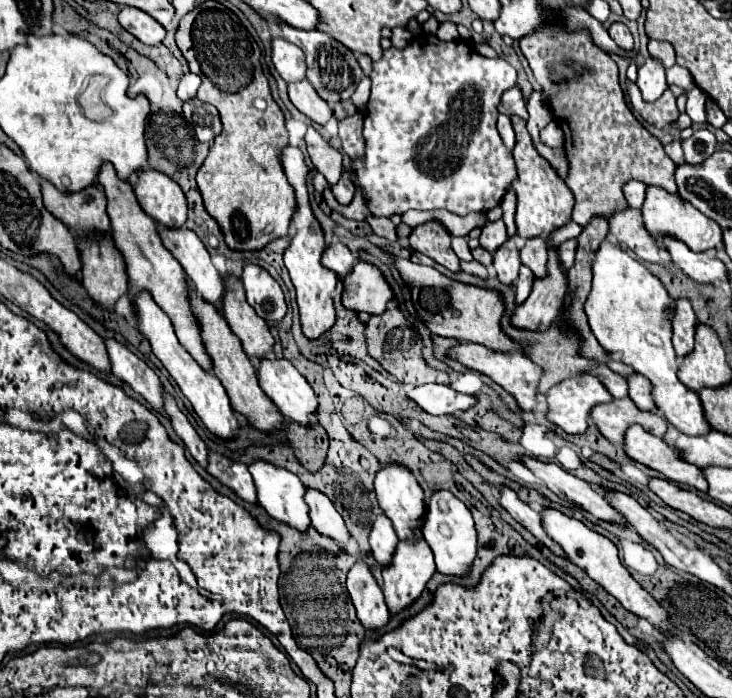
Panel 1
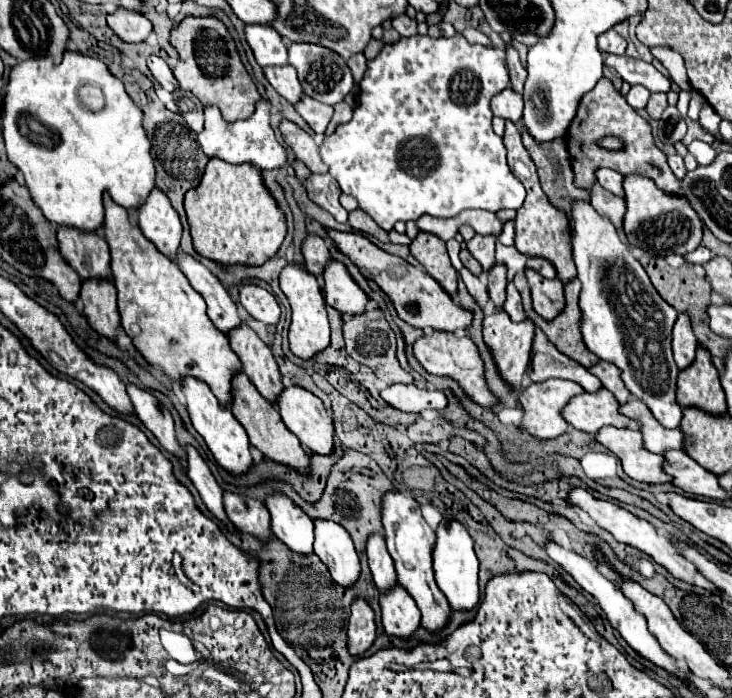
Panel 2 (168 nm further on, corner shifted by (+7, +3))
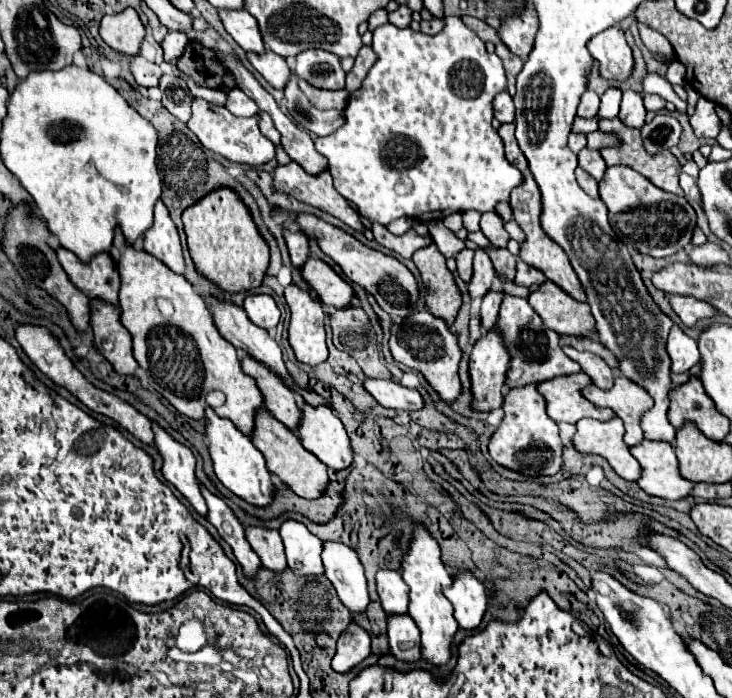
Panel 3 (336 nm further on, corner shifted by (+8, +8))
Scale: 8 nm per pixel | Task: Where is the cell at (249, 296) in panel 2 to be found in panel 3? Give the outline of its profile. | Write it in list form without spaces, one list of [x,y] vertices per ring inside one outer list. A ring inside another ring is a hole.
[[[250,294],[244,298],[244,310],[252,322],[264,330],[276,328],[280,320],[280,310],[272,296],[268,294]]]

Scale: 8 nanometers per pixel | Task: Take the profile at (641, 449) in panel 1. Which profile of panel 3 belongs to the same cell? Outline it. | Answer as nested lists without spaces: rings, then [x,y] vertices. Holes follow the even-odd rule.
[[[582,418],[576,424],[574,446],[580,452],[592,452],[604,456],[610,466],[618,472],[618,476],[626,480],[638,480],[642,474],[640,464],[630,454],[628,444],[624,442],[624,422],[620,418],[612,418],[608,422]]]

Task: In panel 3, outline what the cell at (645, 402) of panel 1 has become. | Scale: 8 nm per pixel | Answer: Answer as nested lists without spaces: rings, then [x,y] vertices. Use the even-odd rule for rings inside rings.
[[[562,344],[562,348],[564,348],[566,356],[570,356],[574,362],[578,362],[582,366],[582,370],[592,378],[592,382],[598,388],[610,390],[614,386],[614,372],[600,356],[596,356],[592,352],[578,352],[578,350],[564,346],[564,344]]]

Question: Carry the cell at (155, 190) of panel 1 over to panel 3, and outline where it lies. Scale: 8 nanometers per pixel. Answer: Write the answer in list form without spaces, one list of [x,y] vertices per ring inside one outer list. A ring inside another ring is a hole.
[[[158,200],[154,206],[154,224],[146,230],[142,246],[146,252],[162,260],[170,270],[182,274],[184,258],[182,258],[178,228],[172,222],[168,208],[162,200]]]

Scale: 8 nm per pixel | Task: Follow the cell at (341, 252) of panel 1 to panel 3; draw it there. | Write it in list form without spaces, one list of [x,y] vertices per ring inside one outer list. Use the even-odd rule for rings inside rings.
[[[284,232],[284,238],[286,238],[286,244],[288,244],[288,250],[290,250],[290,258],[292,258],[292,264],[294,266],[302,266],[308,256],[310,256],[310,240],[308,236],[304,236],[304,232]]]

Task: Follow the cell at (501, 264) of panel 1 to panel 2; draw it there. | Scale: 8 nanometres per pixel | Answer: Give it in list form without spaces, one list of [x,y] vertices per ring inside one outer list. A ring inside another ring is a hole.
[[[495,265],[489,275],[487,275],[487,289],[489,289],[489,299],[495,303],[495,307],[503,307],[505,303],[505,287],[507,287],[507,279],[505,279],[505,267],[503,265]]]

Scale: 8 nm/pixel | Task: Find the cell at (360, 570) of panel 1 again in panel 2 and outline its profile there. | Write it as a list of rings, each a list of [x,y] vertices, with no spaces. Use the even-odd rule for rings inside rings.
[[[355,599],[351,605],[351,617],[347,623],[347,649],[353,657],[363,655],[375,641],[373,609],[363,601]]]

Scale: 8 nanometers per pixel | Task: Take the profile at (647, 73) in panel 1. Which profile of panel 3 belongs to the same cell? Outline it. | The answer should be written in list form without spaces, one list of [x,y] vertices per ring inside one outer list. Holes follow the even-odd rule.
[[[626,90],[624,96],[622,96],[618,116],[620,116],[620,120],[624,120],[626,126],[642,128],[644,118],[646,118],[646,108],[644,108],[644,102],[642,102],[642,94],[634,92],[634,90]]]

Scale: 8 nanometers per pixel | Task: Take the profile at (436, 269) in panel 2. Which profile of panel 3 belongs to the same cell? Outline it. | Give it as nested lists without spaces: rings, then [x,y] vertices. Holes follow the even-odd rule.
[[[432,242],[432,244],[416,250],[412,260],[418,266],[422,282],[428,290],[426,306],[430,308],[430,312],[434,316],[444,318],[450,324],[460,310],[462,294],[454,282],[452,272],[446,266],[444,254]]]

